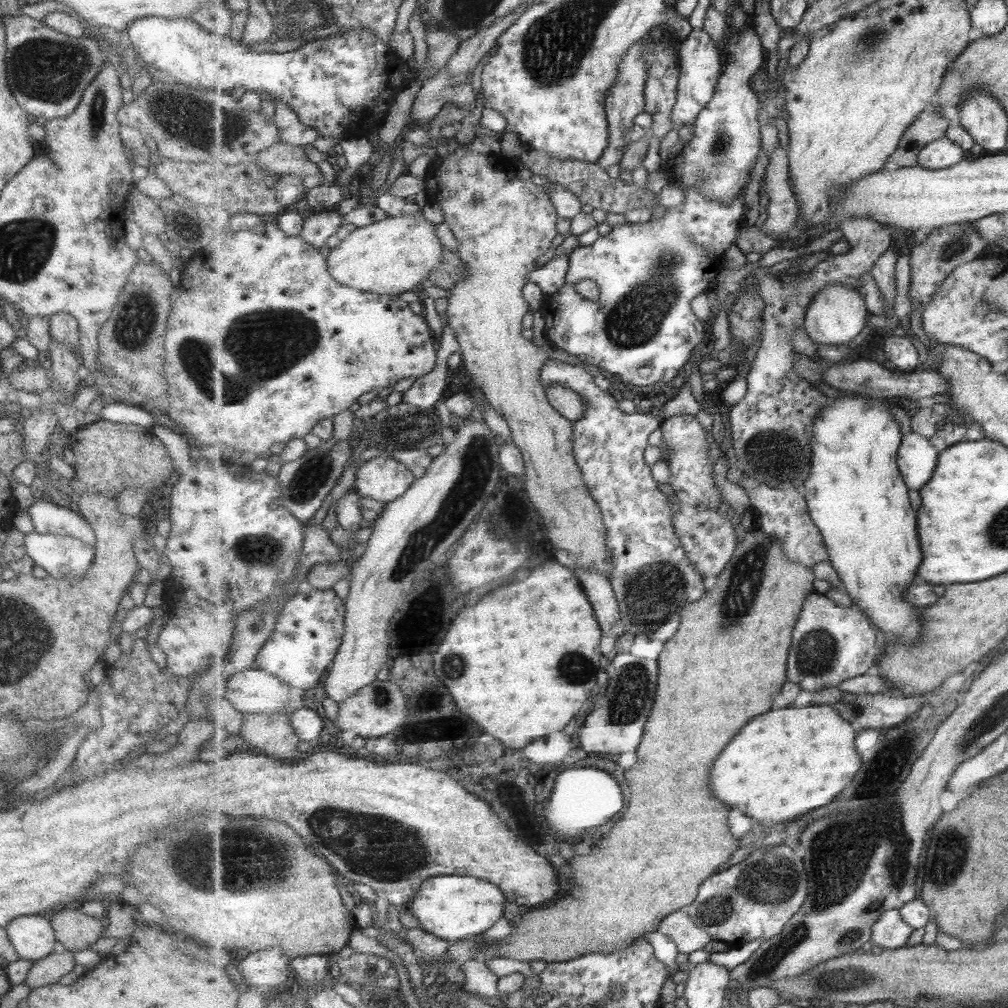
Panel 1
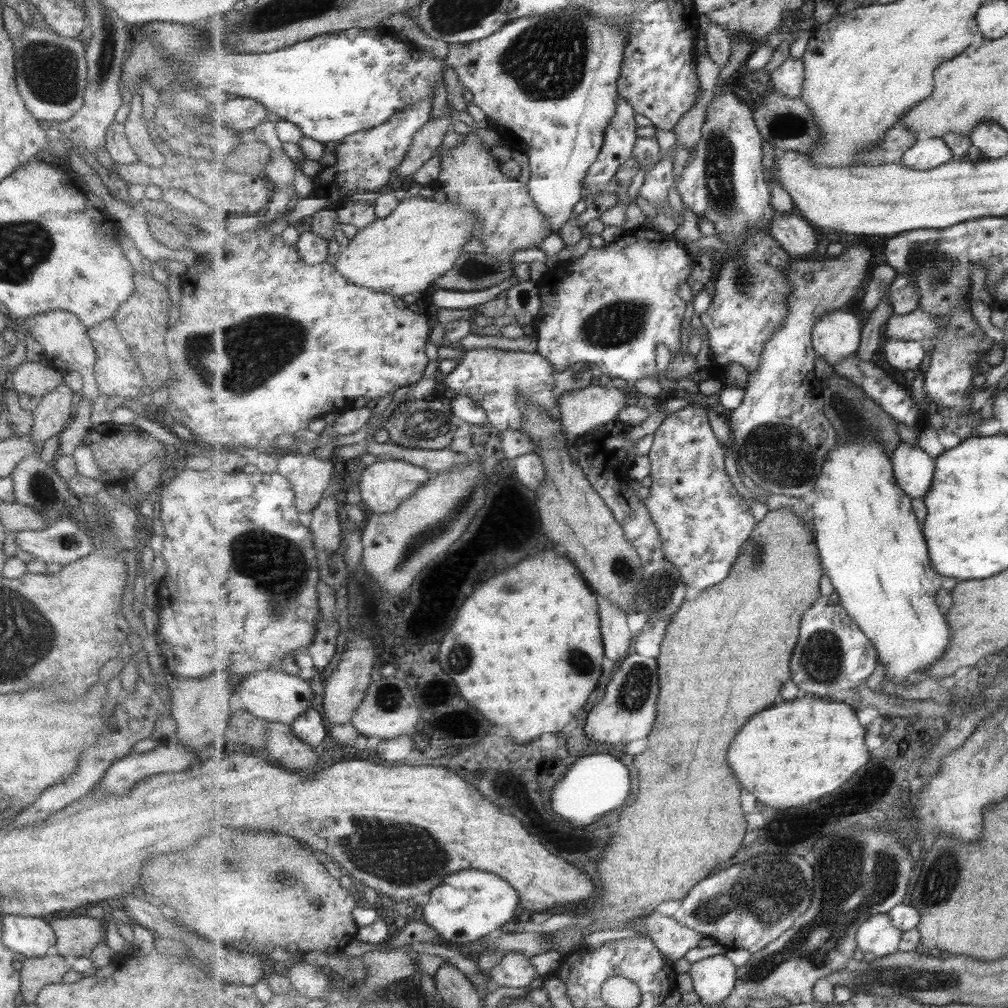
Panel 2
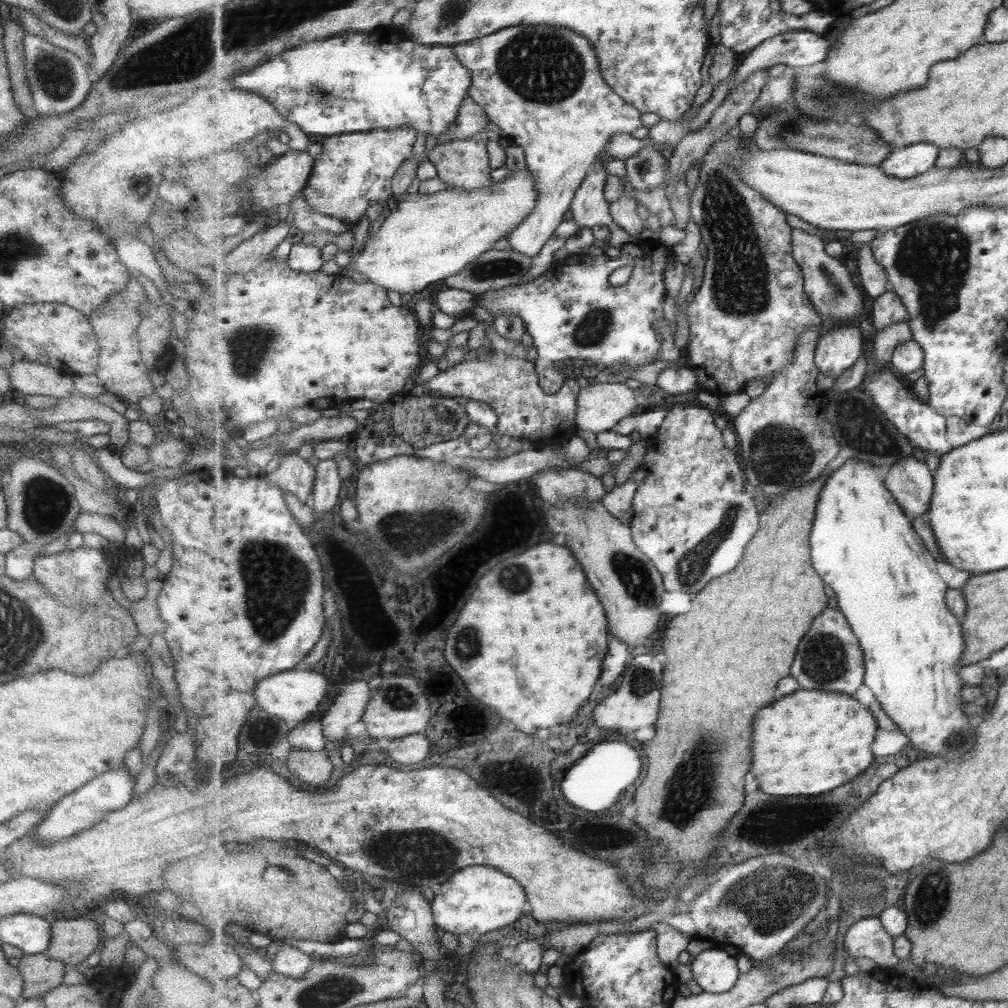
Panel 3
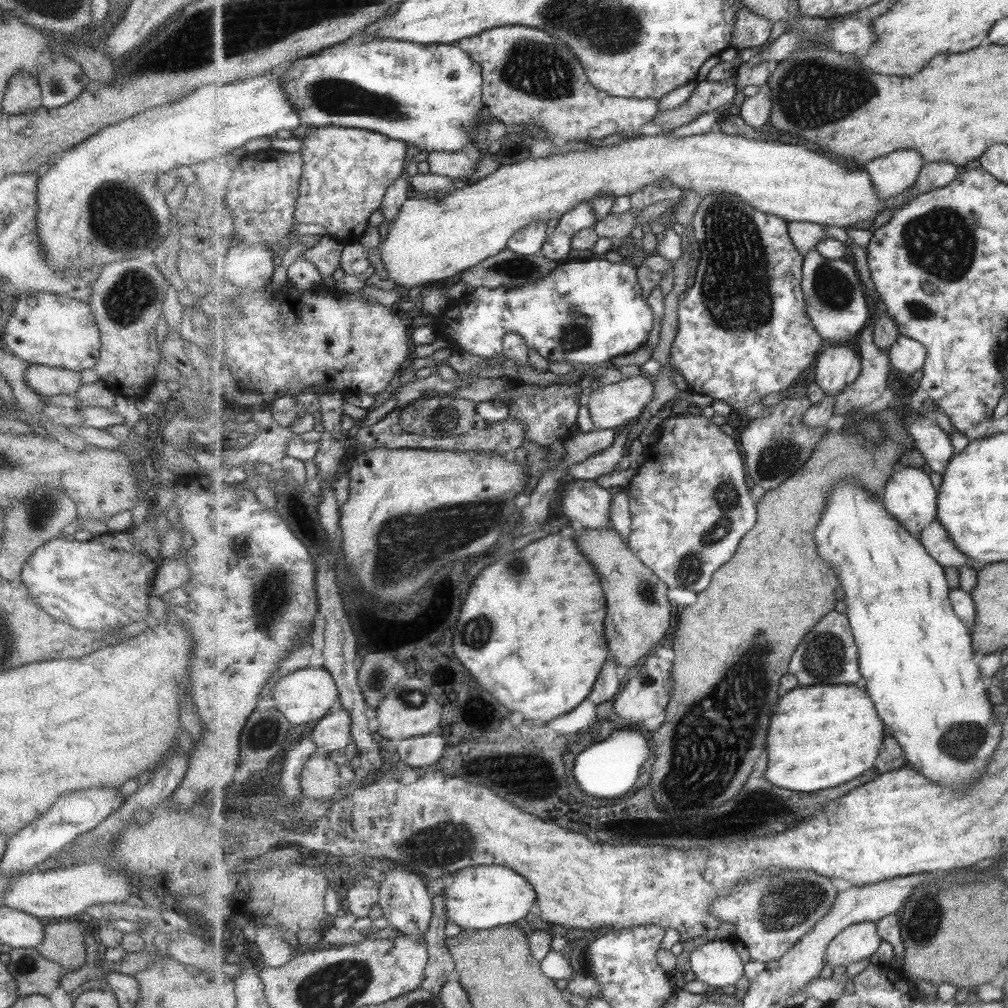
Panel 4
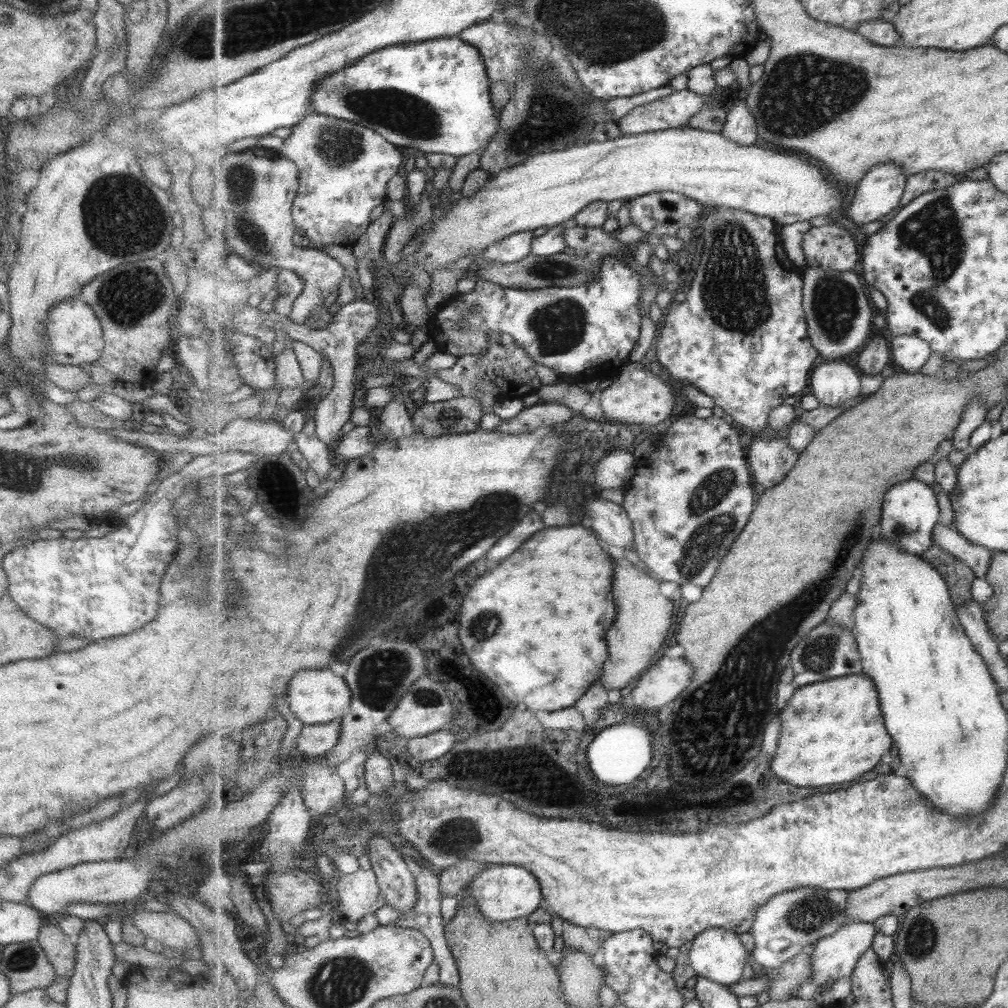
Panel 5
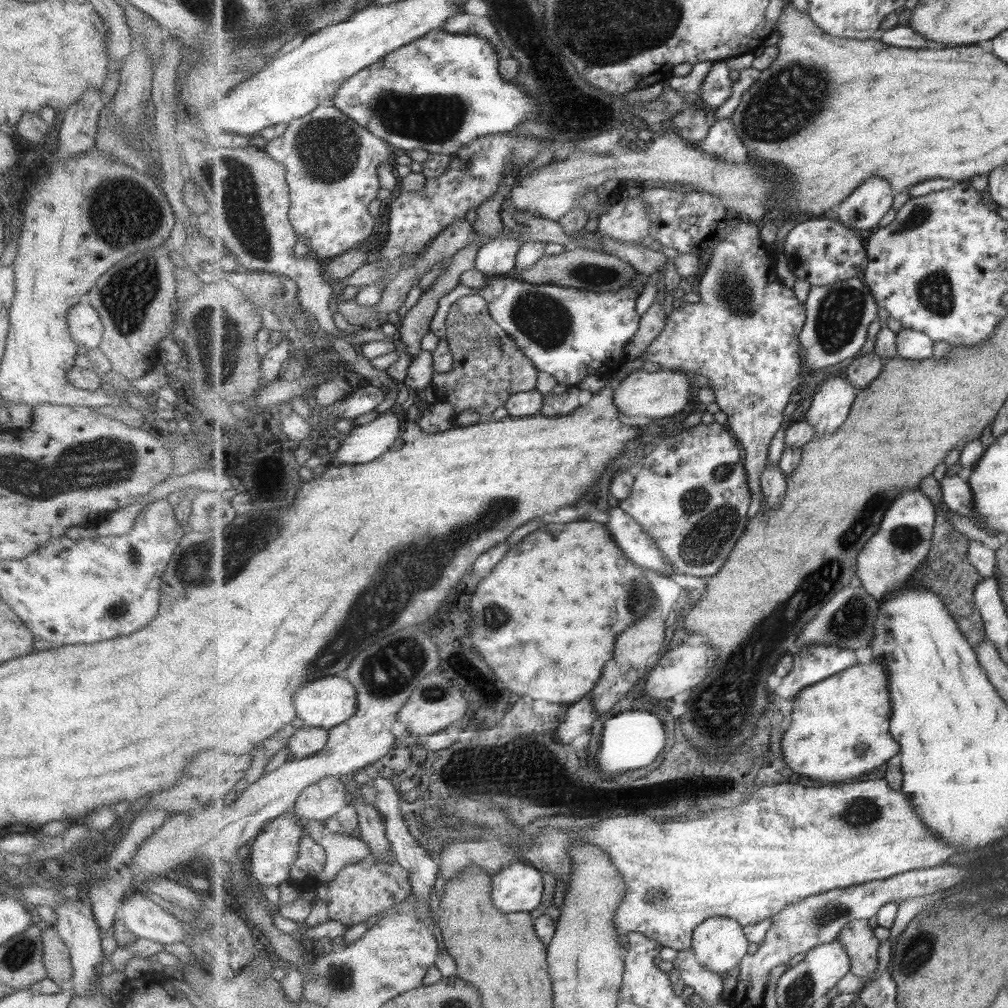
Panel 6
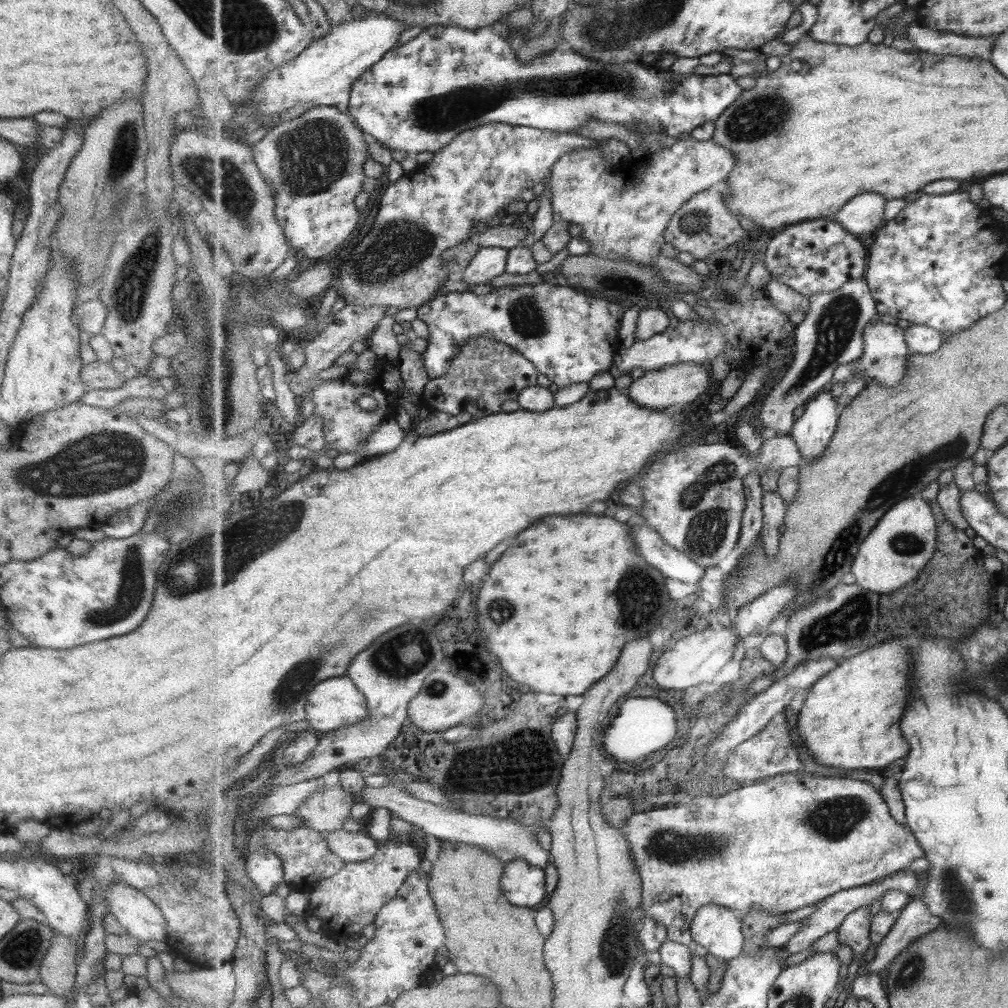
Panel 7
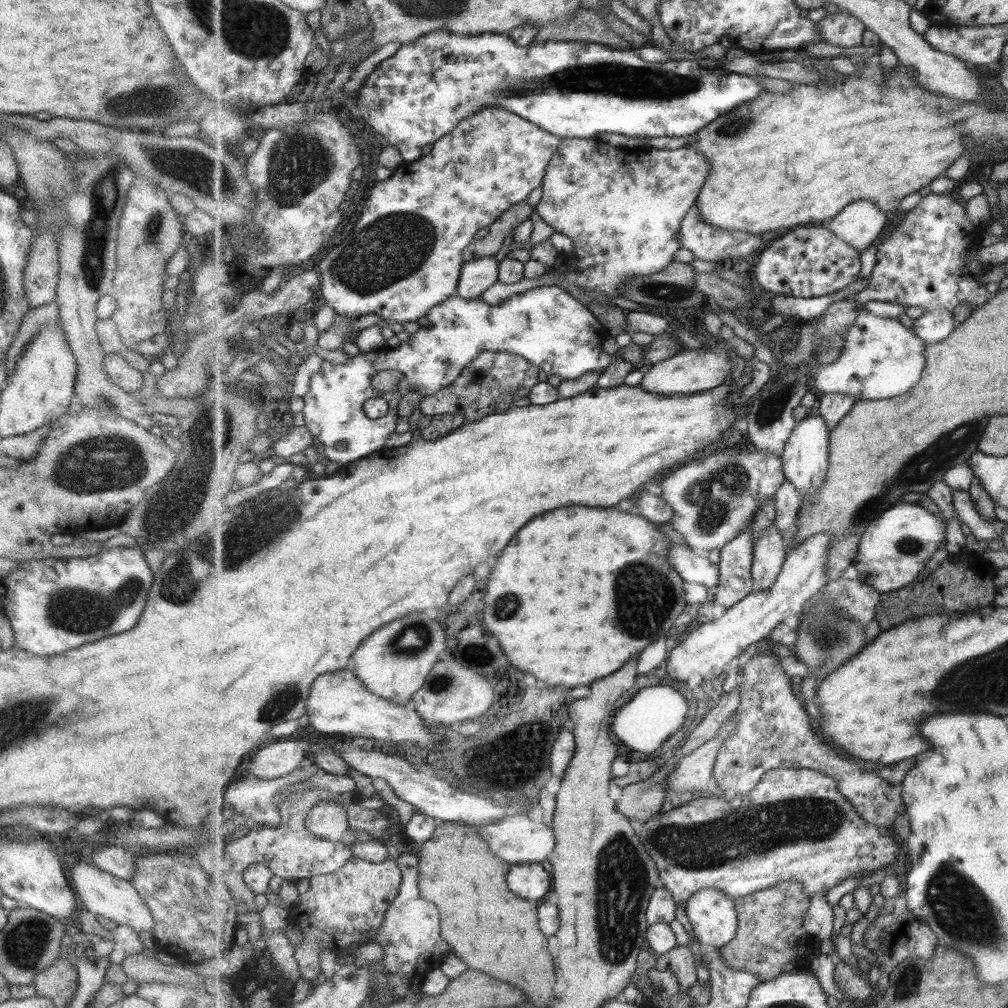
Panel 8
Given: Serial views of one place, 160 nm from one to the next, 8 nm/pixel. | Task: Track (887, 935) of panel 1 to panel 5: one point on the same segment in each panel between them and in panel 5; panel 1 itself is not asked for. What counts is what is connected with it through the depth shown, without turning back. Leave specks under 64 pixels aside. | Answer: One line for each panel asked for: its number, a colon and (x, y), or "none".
2: (878, 935)
3: (867, 937)
4: (862, 940)
5: (834, 957)

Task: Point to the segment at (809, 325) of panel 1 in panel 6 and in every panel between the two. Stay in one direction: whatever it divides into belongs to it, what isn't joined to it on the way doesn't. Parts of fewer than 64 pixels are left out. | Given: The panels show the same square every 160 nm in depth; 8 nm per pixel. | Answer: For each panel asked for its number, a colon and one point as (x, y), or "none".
2: (838, 335)
3: (840, 348)
4: (837, 367)
5: (835, 383)
6: (833, 400)

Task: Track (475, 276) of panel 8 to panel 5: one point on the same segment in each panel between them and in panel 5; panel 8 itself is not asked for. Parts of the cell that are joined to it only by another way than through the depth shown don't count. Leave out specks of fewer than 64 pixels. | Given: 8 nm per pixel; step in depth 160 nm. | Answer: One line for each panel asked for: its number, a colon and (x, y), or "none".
5: (517, 247)
6: (498, 257)
7: (490, 262)

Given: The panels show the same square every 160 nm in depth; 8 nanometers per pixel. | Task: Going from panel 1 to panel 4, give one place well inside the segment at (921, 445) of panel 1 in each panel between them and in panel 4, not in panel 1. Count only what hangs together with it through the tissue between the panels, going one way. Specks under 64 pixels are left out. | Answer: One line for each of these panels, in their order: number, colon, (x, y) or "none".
2: (914, 468)
3: (911, 481)
4: (911, 497)

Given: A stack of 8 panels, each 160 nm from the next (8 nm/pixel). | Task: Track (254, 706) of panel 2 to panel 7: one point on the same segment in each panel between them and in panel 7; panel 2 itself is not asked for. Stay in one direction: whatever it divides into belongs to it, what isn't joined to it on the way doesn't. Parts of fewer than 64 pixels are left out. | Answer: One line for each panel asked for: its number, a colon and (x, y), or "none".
3: (293, 695)
4: (310, 694)
5: (316, 697)
6: (330, 701)
7: (335, 703)

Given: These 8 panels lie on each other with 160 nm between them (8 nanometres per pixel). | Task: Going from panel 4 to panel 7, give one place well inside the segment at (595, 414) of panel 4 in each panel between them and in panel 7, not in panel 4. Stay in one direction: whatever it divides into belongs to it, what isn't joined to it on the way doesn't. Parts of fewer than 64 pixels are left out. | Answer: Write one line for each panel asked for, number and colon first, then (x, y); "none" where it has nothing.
5: (636, 395)
6: (663, 393)
7: (668, 388)

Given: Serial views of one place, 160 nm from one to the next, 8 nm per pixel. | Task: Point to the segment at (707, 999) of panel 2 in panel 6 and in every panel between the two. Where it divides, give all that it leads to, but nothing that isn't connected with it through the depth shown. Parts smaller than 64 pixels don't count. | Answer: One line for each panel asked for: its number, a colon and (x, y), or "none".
3: (715, 970)
4: (716, 963)
5: (718, 954)
6: (720, 944)

